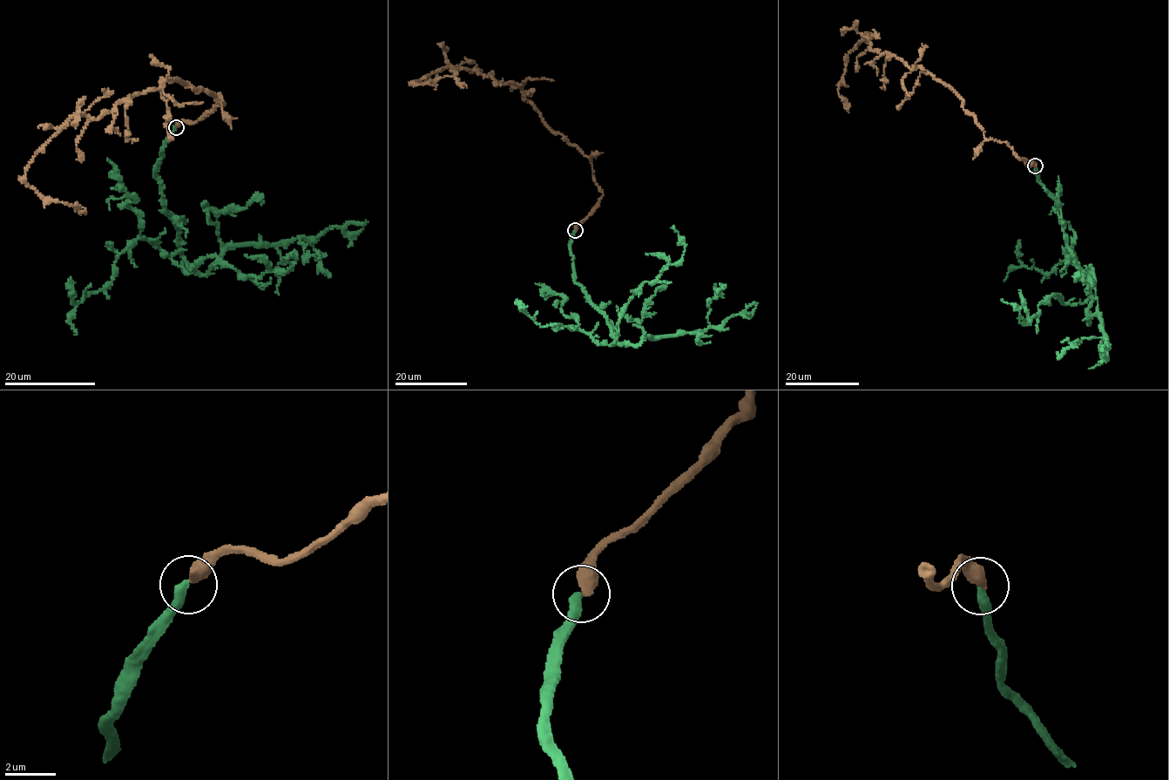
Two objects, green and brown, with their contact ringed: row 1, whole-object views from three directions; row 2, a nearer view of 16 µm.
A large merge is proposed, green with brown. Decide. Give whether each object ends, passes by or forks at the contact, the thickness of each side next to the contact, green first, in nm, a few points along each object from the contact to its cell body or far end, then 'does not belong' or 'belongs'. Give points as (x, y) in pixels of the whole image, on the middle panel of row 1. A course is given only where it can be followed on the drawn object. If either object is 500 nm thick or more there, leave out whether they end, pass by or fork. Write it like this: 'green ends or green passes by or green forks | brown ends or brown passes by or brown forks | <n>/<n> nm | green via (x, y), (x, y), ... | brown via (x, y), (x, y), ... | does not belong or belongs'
green ends | brown ends | 360/400 nm | green via (574, 231), (575, 280), (606, 319), (611, 345), (634, 291), (680, 261), (685, 243), (674, 225) | brown via (574, 231), (602, 194), (590, 159), (554, 132), (517, 84), (450, 66), (414, 81), (448, 76), (466, 87) | does not belong

